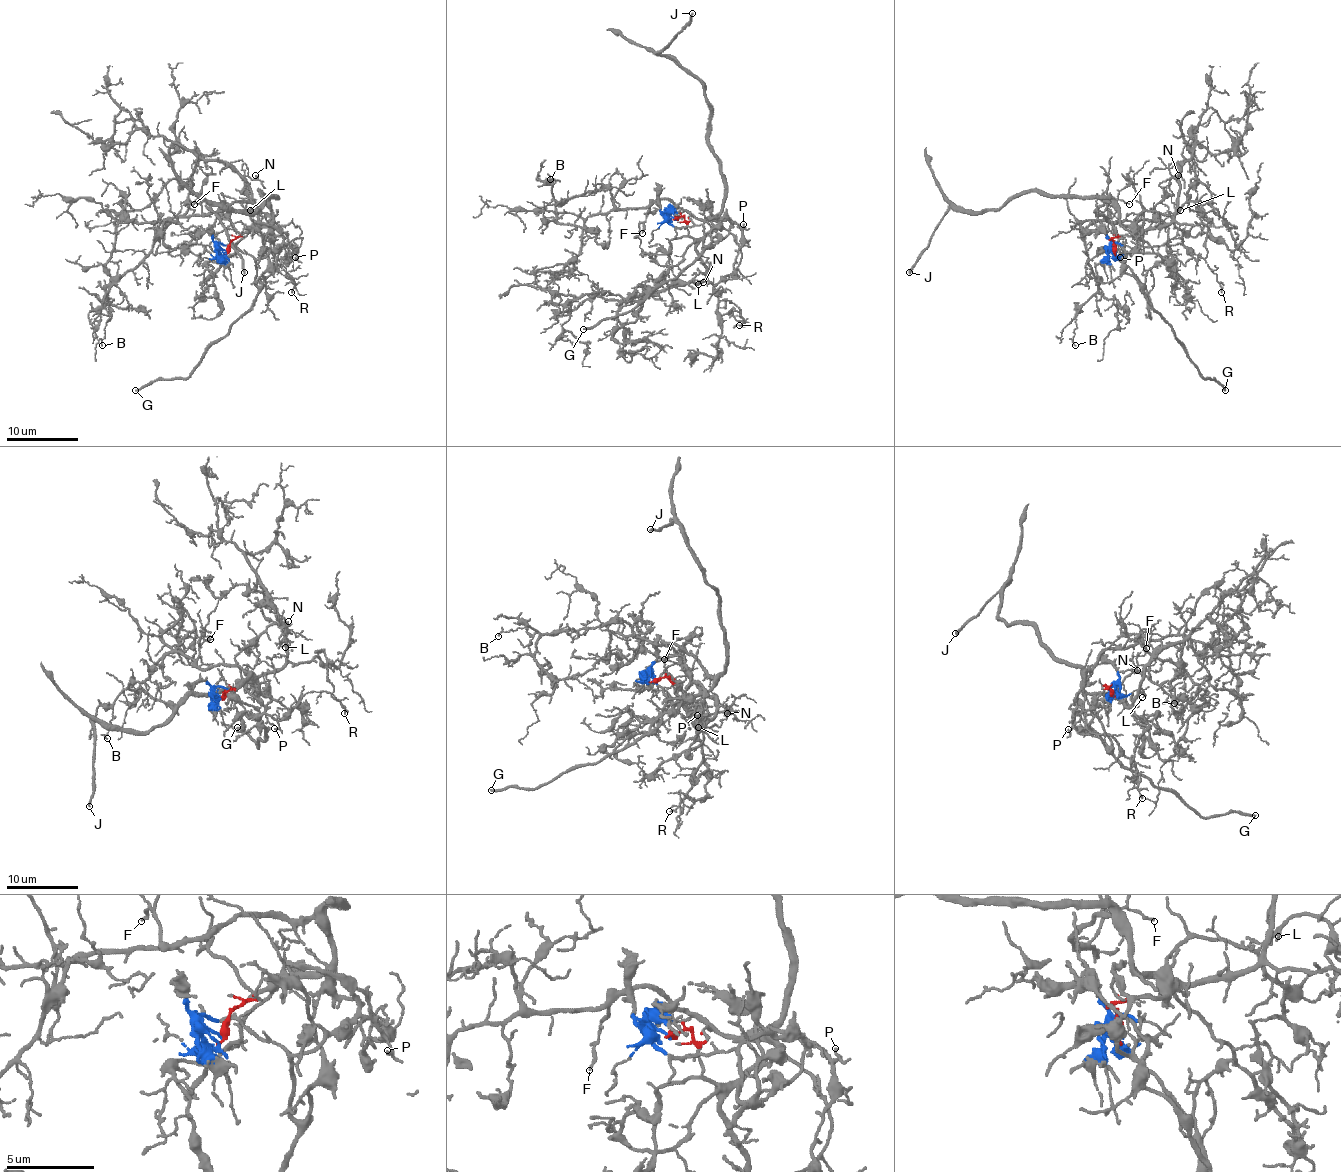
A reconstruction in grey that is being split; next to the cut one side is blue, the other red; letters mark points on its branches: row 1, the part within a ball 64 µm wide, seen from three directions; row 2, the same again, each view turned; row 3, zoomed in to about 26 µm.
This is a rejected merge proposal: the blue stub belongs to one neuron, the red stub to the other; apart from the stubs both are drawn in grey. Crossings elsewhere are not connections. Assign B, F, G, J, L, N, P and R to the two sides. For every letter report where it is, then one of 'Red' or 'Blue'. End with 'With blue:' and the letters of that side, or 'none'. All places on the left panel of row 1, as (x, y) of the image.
B: Place: (102, 345). Red
F: Place: (194, 204). Red
G: Place: (135, 390). Blue
J: Place: (244, 272). Red
L: Place: (250, 210). Red
N: Place: (255, 175). Red
P: Place: (295, 257). Blue
R: Place: (291, 292). Red
With blue: G, P

